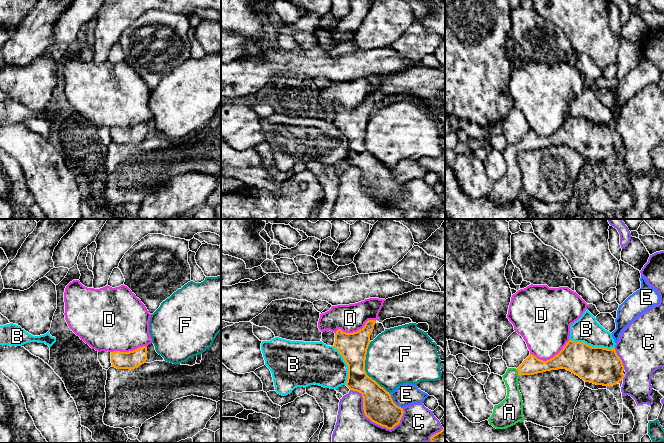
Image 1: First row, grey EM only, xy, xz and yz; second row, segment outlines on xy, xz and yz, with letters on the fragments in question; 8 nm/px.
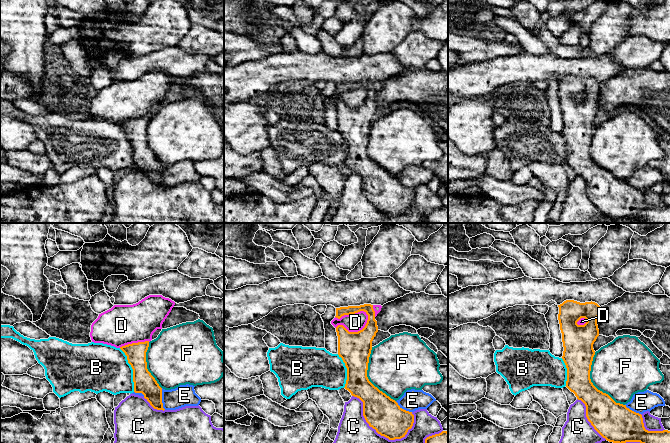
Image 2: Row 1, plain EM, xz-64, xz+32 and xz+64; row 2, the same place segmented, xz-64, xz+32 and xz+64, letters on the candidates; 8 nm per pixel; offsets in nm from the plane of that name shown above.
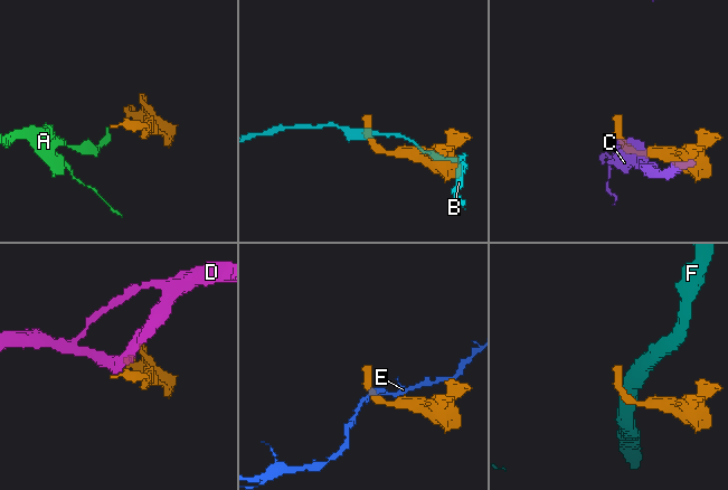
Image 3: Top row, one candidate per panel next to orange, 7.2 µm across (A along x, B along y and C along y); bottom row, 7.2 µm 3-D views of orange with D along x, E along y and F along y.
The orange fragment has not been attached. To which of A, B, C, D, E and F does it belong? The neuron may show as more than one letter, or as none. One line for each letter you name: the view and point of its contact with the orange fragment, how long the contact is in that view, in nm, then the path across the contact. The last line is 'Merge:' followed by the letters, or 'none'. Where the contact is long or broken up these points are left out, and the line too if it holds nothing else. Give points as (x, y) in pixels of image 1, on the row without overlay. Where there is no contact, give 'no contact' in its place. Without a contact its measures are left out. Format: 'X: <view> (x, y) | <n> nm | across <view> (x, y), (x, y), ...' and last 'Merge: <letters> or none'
A: yz (518, 148) | 60 nm | across yz (531, 141), (518, 148), (513, 153), (513, 178)
Merge: A

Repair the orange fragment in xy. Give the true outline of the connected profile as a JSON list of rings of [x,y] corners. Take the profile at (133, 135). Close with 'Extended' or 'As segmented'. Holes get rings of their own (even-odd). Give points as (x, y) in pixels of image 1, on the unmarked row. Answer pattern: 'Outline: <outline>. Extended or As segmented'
Outline: [[[139,123],[133,127],[111,128],[112,142],[117,145],[135,145],[146,139],[147,136],[147,123]]]. As segmented

